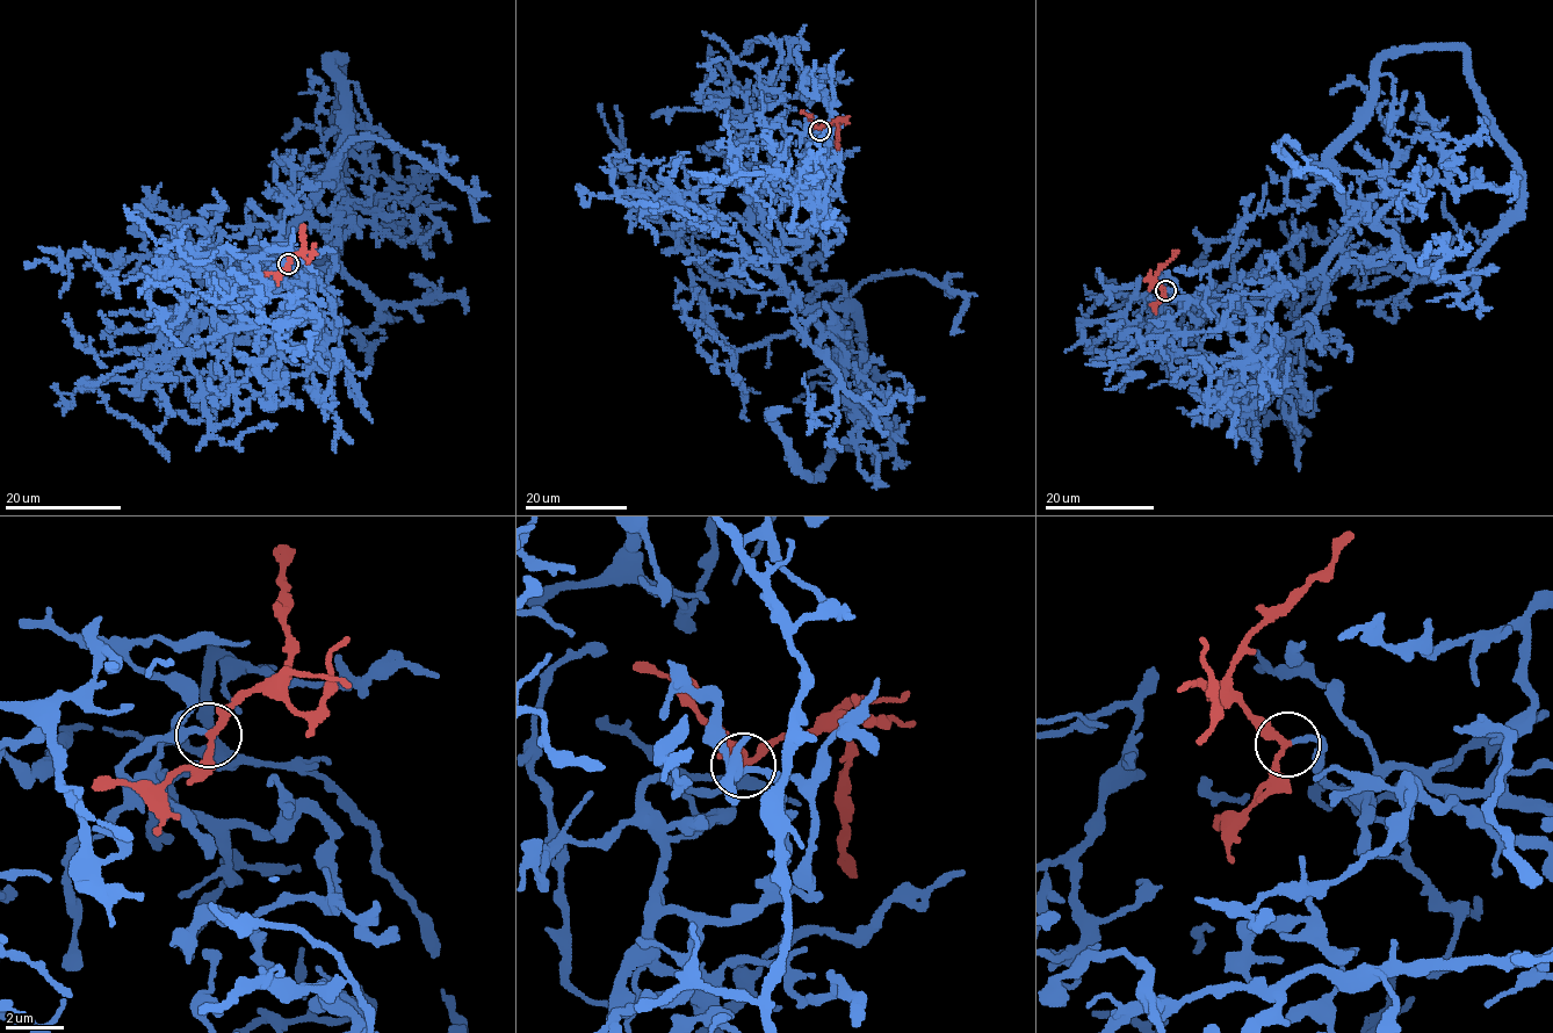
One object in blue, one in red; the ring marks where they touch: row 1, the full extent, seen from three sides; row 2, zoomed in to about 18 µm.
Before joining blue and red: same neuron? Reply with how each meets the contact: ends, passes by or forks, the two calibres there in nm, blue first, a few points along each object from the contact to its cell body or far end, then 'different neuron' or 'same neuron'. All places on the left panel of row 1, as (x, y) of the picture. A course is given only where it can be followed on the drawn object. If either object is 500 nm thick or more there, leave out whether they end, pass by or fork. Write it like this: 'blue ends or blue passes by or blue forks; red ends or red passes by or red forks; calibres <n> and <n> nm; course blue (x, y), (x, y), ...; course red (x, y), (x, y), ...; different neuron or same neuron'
blue ends; red passes by; calibres 190 and 220 nm; course blue (288, 264), (267, 291), (272, 250), (333, 170), (337, 58), (342, 238), (301, 289), (333, 325); course red (288, 264), (303, 248), (303, 225); same neuron

